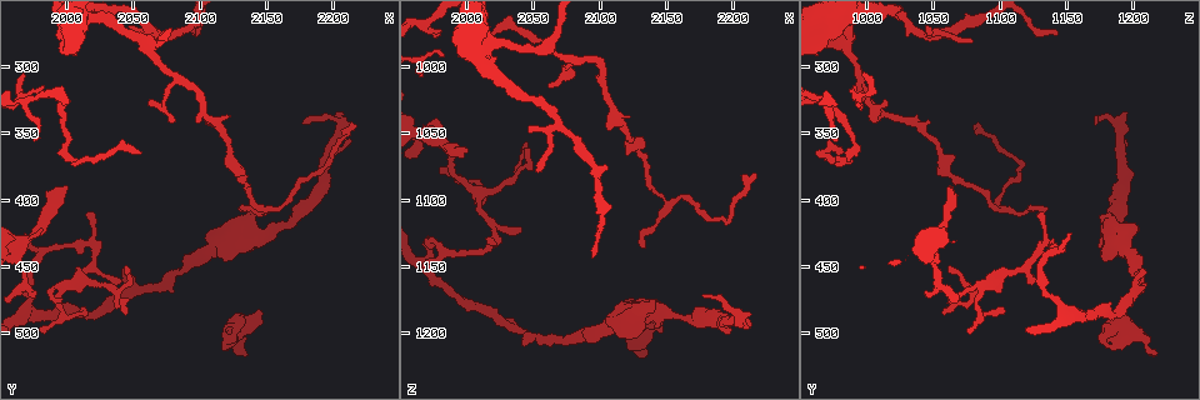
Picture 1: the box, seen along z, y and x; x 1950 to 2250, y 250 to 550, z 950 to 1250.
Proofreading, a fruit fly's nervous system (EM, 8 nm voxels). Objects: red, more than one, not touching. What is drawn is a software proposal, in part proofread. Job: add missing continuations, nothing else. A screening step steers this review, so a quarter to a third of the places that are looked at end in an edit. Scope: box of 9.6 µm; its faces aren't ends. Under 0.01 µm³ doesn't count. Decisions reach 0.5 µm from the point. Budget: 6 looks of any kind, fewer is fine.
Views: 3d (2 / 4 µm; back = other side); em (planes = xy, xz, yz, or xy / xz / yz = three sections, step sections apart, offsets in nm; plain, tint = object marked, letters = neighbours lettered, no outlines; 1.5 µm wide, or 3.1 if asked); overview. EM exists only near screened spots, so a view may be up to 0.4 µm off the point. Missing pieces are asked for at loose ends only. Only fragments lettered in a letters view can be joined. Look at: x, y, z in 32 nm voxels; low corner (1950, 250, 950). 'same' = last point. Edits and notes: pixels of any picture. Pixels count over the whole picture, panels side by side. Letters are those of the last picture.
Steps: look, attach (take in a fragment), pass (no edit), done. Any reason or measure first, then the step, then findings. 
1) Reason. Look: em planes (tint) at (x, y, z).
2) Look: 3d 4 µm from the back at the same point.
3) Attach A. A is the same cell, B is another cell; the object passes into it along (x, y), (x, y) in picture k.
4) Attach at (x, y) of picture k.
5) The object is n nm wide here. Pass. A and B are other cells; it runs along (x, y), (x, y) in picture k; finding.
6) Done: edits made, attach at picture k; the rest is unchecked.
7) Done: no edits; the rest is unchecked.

An open end. Look: 3d 2 µm at (2000, 390, 1060).

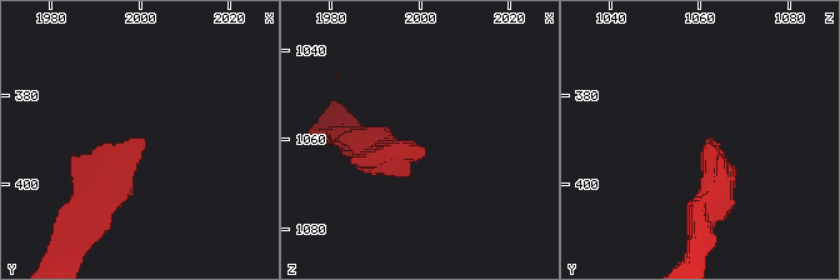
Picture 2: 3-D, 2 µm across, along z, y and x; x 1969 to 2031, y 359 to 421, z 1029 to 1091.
Look: em 3.1 µm planes (letters) at (2000, 391, 1061).

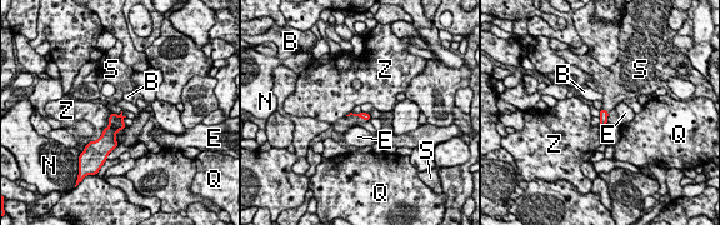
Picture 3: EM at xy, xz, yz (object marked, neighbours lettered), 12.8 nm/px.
Attach S. S is the same cell, B, E, N, Q and Z are other cells; the object passes into it along (366, 116), (355, 115), (353, 119) in picture 3; it goes on there.

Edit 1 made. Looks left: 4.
Look: overview.

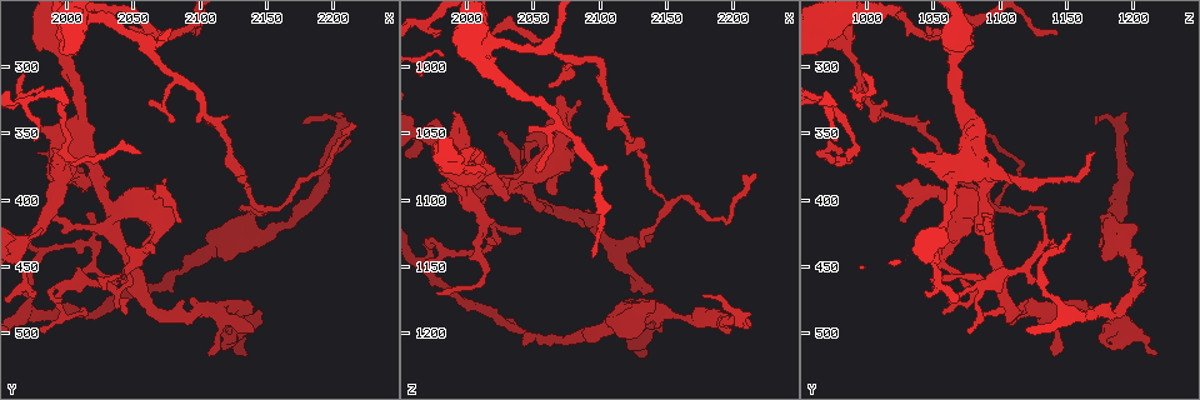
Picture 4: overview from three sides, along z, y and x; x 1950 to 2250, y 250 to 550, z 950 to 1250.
Long arm stops here. Look: em planes (letters) at (1978, 362, 1168).

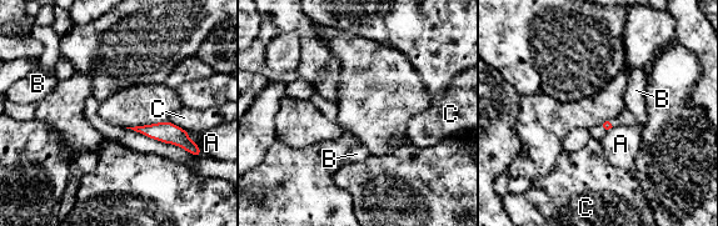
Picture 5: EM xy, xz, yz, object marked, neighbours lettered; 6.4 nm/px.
Pass. A, B and C are other cells; a border runs along (187, 131), (188, 136), (198, 146) in picture 5; no lettered fragment goes on from it.

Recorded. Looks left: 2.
Thin end. Look: 3d 2 µm at (2040, 462, 1122).

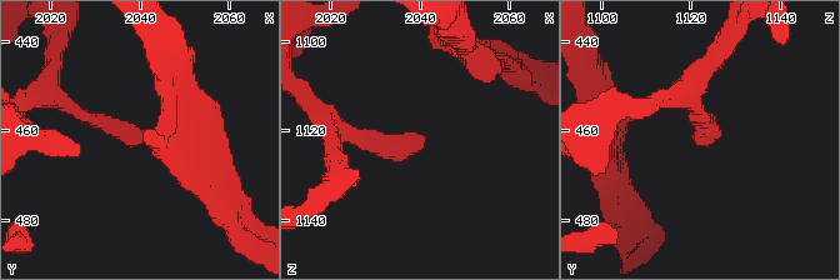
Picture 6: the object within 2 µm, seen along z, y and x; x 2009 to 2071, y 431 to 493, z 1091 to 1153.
Look: em planes (letters) at (2041, 463, 1121).

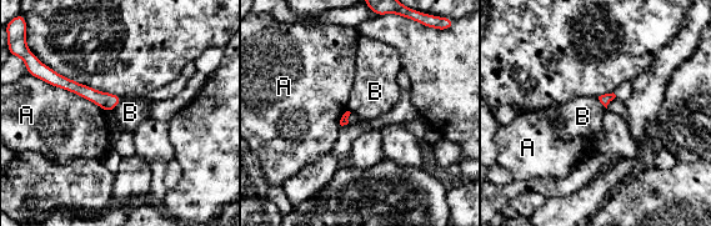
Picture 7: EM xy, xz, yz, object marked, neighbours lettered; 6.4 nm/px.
The longest contact is with A, 500 nm. Pass. A and B are other cells; no lettered fragment goes on from it.

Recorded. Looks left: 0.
Done: edits made, attach at picture 3; the rest is unchecked.

